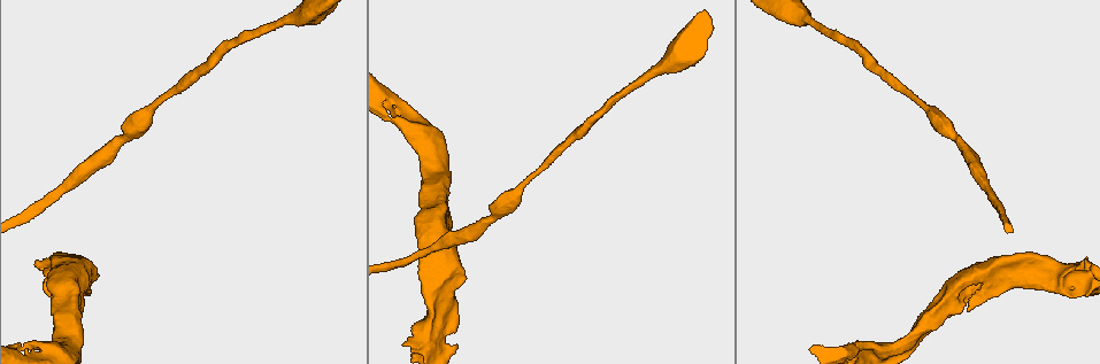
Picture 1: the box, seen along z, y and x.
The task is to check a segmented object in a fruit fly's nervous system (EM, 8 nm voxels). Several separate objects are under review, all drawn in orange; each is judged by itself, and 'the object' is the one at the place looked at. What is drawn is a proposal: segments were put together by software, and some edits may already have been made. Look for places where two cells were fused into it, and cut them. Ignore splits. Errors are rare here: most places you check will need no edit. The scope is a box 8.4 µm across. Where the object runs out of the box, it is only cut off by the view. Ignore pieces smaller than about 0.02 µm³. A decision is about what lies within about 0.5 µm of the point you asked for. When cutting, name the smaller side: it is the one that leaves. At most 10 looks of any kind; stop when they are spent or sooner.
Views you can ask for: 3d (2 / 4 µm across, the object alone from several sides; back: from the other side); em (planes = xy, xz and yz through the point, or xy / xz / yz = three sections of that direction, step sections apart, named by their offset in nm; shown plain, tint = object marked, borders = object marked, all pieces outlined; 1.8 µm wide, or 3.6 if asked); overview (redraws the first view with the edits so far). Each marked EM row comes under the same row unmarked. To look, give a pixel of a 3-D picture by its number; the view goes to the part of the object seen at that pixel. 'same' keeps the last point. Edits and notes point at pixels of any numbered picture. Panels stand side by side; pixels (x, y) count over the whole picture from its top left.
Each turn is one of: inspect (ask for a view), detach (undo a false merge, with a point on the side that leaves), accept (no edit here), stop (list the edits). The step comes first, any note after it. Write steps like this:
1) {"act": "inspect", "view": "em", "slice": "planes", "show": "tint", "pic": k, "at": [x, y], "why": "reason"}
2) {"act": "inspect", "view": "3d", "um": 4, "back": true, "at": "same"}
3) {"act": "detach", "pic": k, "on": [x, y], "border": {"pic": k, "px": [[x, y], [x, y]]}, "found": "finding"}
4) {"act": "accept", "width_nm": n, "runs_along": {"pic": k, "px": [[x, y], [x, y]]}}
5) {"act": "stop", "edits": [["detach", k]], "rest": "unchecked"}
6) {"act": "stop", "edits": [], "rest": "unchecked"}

{"act": "inspect", "view": "3d", "um": 4, "pic": 1, "at": [1072, 283], "why": "a fork"}

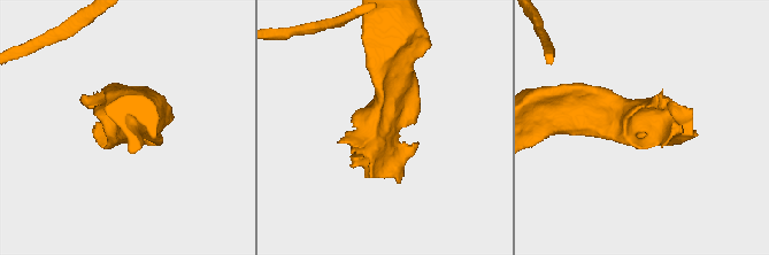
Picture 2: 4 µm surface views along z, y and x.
{"act": "inspect", "view": "em", "slice": "planes", "show": "tint", "pic": 2, "at": [641, 127], "why": "shape alone is not enough"}

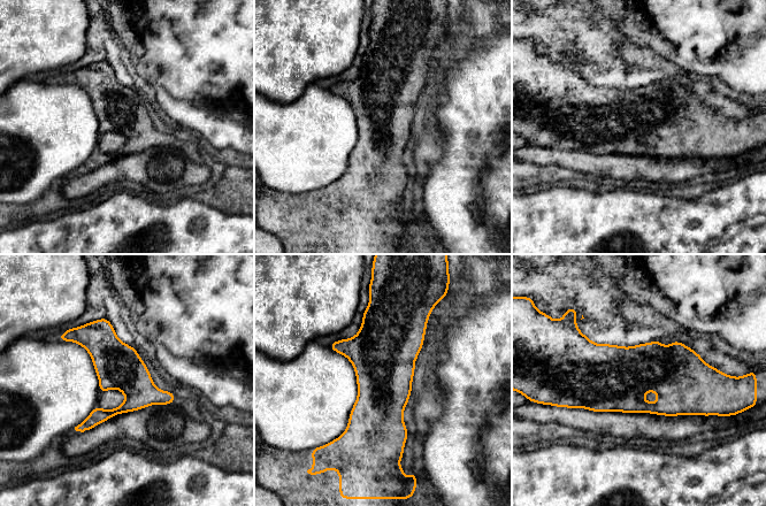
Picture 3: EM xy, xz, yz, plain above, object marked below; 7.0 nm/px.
{"act": "accept", "found": "one cell here"}

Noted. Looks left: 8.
{"act": "inspect", "view": "em", "um": 3.6, "slice": "planes", "show": "tint", "pic": 1, "at": [440, 255], "why": "four arms meet"}

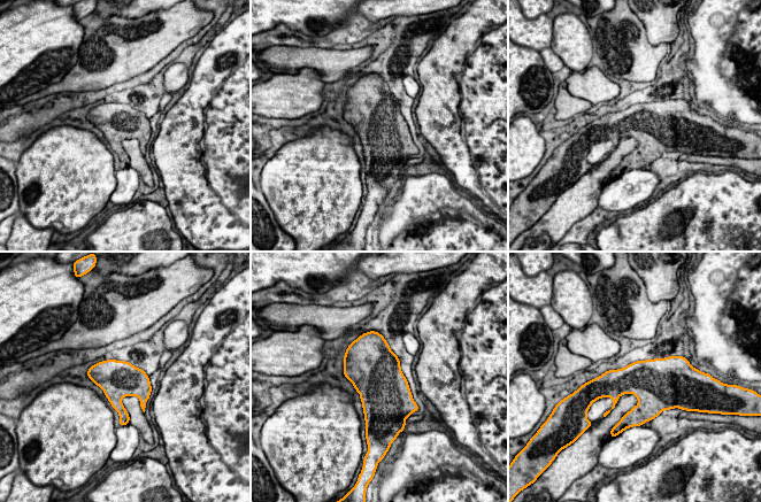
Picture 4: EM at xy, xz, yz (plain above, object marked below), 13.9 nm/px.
{"act": "accept", "width_nm": 500, "found": "one cell here"}

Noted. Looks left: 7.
{"act": "inspect", "view": "3d", "um": 4, "pic": 1, "at": [435, 172]}

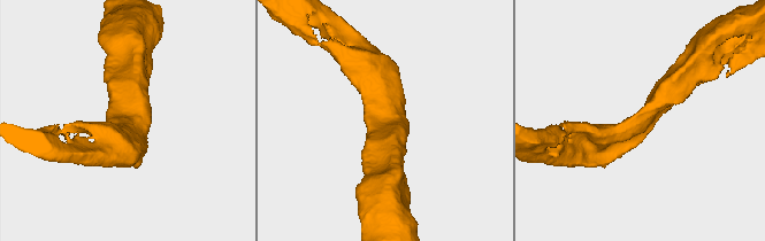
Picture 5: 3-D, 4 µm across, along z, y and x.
{"act": "inspect", "view": "em", "slice": "planes", "show": "tint", "pic": 5, "at": [644, 121]}

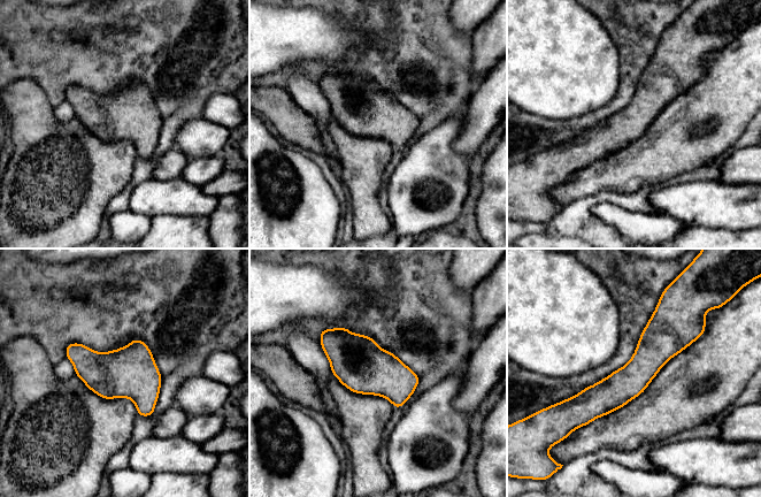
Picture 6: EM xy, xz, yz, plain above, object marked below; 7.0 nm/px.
{"act": "accept", "runs_along": {"pic": 6, "px": [[660, 313], [654, 350], [584, 422]]}, "found": "one cell here"}

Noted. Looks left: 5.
{"act": "inspect", "view": "em", "slice": "planes", "show": "borders", "pic": 1, "at": [930, 110], "why": "calibre changes"}

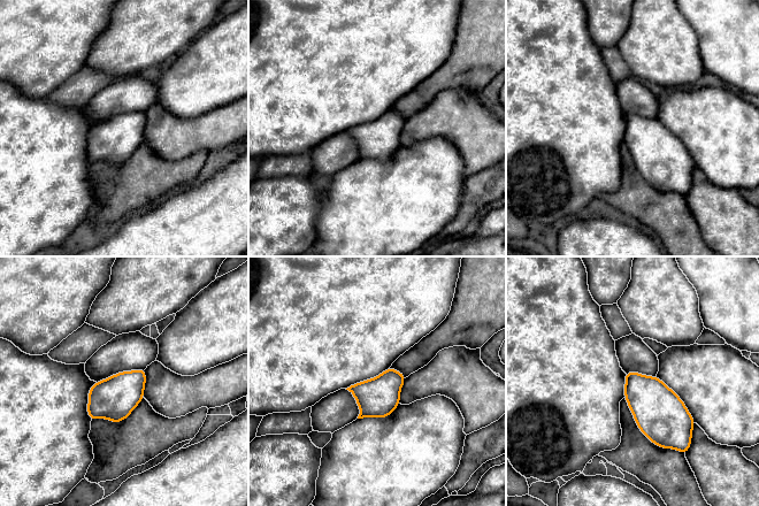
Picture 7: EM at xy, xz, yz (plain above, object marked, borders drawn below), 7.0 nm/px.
{"act": "accept", "found": "all the same cell"}

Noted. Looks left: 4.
{"act": "stop", "edits": [], "rest": "unchecked"}

